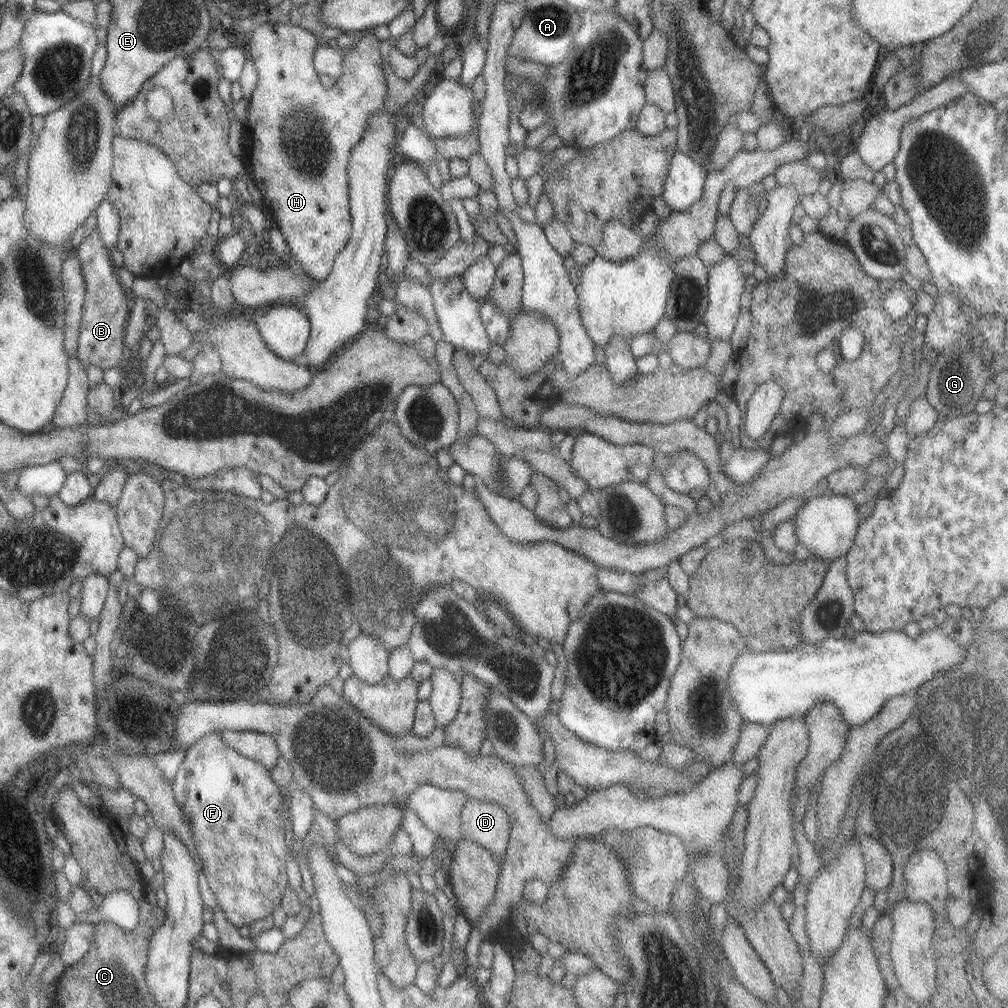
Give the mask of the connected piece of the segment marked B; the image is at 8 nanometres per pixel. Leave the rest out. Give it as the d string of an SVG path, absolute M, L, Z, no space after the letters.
M96 230L84 236L73 253L81 265L85 287L74 355L85 369L91 364L101 370L124 368L127 349L123 345L123 325L127 322L131 305L130 293L119 283L117 270L109 259L109 249L103 246Z

